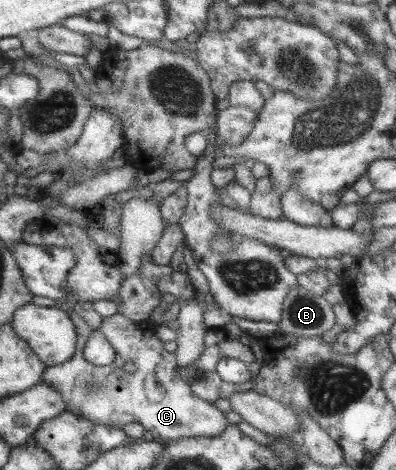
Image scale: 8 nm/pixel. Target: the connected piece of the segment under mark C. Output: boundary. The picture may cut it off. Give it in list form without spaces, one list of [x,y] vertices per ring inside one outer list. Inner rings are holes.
[[[68,309],[68,313],[76,327],[75,353],[71,360],[47,367],[42,378],[42,381],[60,392],[68,411],[74,412],[74,414],[82,416],[86,420],[92,420],[94,424],[104,424],[104,426],[121,429],[124,424],[137,422],[142,424],[148,432],[151,432],[155,440],[162,442],[191,436],[218,436],[221,432],[226,431],[229,423],[226,414],[218,409],[214,403],[196,396],[190,389],[190,385],[181,380],[181,376],[177,374],[179,365],[177,364],[176,355],[173,352],[166,351],[164,342],[156,336],[156,325],[130,320],[122,313],[103,317],[102,324],[97,330],[100,330],[106,336],[106,340],[114,347],[116,358],[115,362],[109,366],[95,366],[87,362],[83,355],[84,346],[94,329],[86,323],[86,320],[82,319],[80,314],[76,314],[71,309]],[[128,362],[136,366],[136,371],[131,374],[123,369]]]

